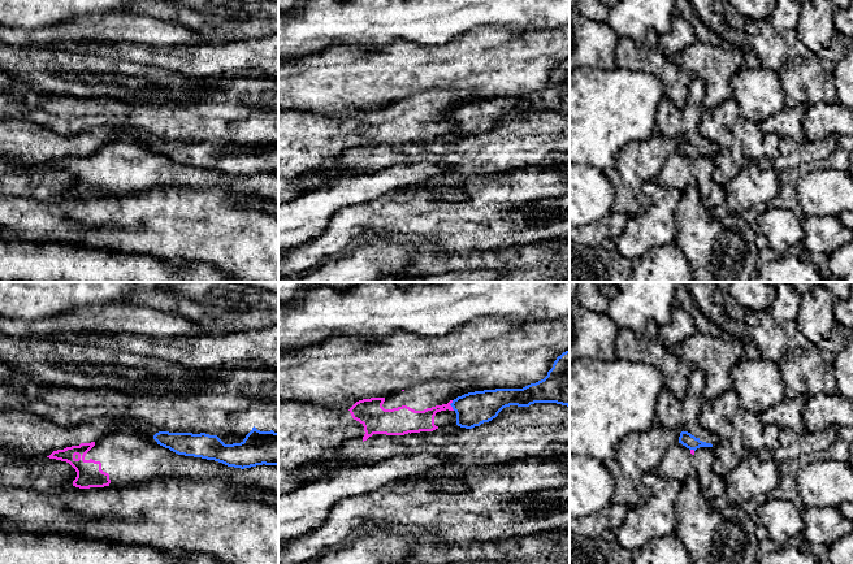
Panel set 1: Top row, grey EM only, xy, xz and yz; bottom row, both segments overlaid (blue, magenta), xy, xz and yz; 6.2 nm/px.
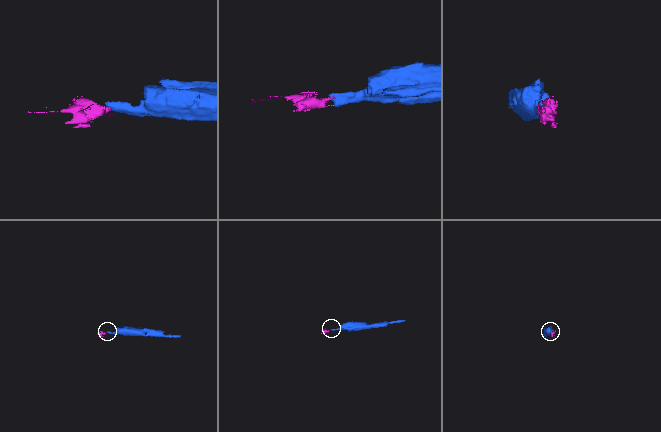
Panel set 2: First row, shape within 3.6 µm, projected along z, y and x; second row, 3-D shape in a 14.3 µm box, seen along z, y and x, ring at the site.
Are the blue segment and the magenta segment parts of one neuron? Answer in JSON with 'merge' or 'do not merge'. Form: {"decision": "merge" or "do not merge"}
{"decision": "do not merge"}

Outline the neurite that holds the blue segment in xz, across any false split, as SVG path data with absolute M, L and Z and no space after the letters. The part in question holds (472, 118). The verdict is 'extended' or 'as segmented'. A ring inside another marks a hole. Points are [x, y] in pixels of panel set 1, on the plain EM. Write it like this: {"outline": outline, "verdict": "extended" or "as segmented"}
{"outline": "M570 60L563 61L547 84L523 97L495 97L468 101L450 113L456 122L456 134L466 138L480 135L510 114L529 116L534 112L557 112L570 116Z", "verdict": "as segmented"}

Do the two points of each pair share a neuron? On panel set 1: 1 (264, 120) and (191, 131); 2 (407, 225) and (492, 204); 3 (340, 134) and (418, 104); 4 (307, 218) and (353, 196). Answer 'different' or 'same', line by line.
1: same
2: same
3: same
4: same

